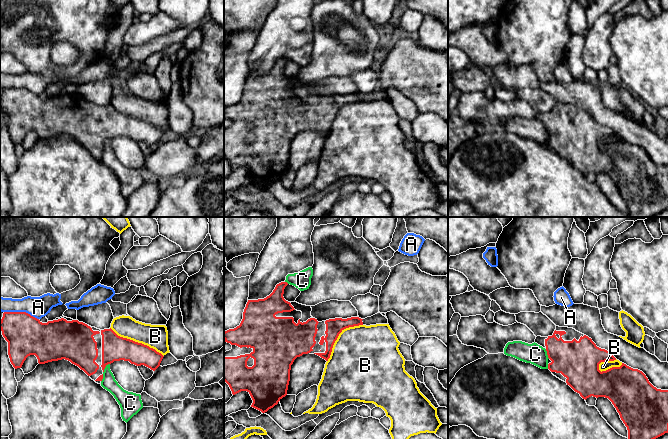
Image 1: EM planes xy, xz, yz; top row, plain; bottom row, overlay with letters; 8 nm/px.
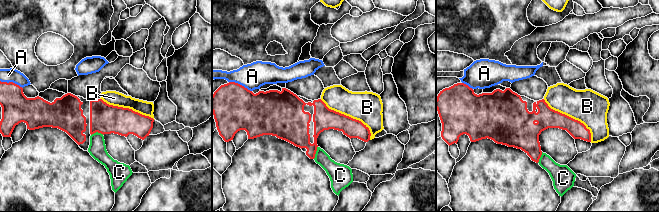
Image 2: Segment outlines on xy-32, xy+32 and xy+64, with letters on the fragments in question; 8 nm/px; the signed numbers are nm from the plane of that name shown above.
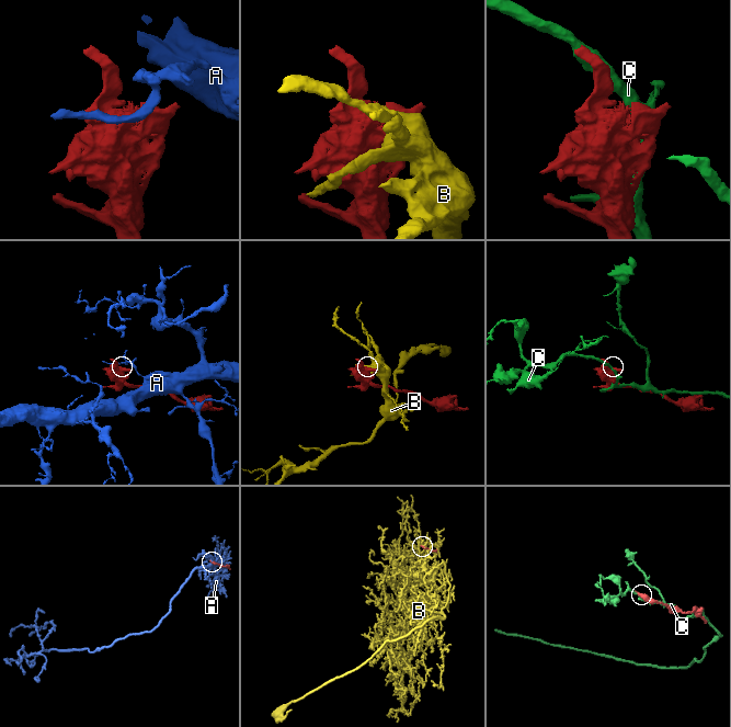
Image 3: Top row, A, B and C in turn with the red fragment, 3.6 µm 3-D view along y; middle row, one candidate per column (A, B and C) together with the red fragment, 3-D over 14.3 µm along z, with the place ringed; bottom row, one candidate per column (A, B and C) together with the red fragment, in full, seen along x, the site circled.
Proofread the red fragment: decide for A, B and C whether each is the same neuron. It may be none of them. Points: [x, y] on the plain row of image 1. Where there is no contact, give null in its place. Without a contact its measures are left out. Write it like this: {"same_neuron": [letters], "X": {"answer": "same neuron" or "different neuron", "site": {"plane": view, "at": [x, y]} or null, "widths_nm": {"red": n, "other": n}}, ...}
{"same_neuron": [], "A": {"answer": "different neuron", "site": {"plane": "xy", "at": [21, 88]}, "widths_nm": {"red": 320, "other": 170}}, "B": {"answer": "different neuron", "site": {"plane": "xy", "at": [137, 118]}, "widths_nm": {"red": 200, "other": 190}}, "C": {"answer": "different neuron", "site": {"plane": "xy", "at": [104, 144]}, "widths_nm": {"red": 200, "other": 120}}}

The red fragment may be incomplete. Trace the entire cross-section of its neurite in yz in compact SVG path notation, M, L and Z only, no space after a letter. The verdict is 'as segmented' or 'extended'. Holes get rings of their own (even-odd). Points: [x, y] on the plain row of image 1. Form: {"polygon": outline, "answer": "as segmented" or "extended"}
{"polygon": "M556 102L552 112L537 112L535 119L546 125L548 145L552 150L566 158L583 175L605 173L612 178L627 203L629 217L653 217L668 209L668 166L654 163L642 147L622 139L620 143L601 148L601 138L616 134L573 104Z", "answer": "extended"}

